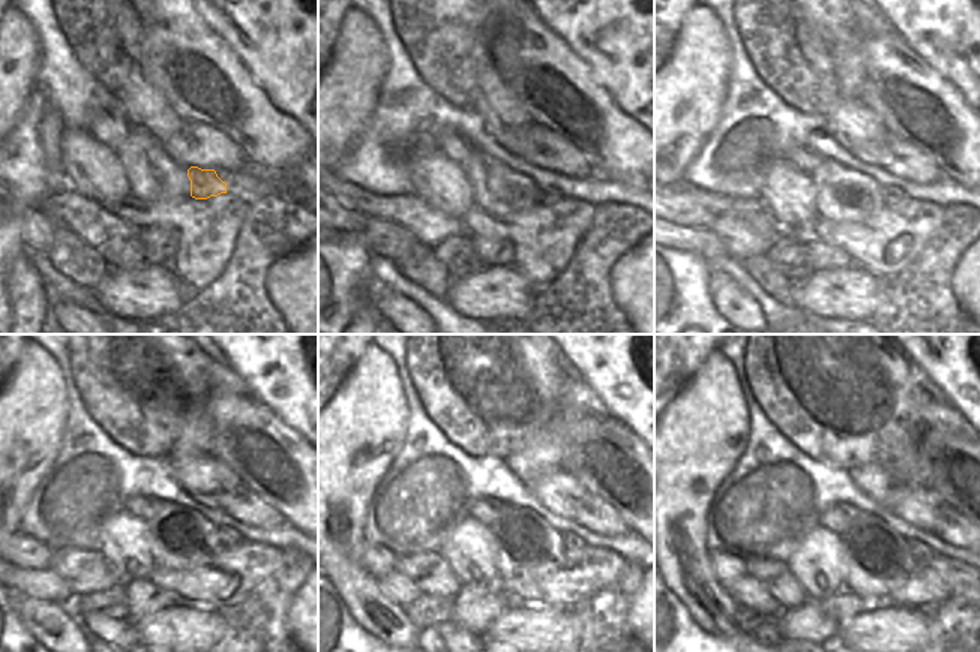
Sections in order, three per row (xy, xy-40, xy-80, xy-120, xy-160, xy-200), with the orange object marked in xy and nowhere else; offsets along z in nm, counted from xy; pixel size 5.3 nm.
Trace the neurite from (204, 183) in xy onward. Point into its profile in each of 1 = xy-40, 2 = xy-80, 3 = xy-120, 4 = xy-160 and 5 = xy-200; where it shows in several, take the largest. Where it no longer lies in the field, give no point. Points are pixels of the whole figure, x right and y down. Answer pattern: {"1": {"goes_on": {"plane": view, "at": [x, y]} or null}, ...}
{"1": {"goes_on": {"plane": "xy-40", "at": [556, 195]}}, "2": {"goes_on": {"plane": "xy-80", "at": [892, 197]}}, "3": {"goes_on": {"plane": "xy-120", "at": [228, 537]}}, "4": {"goes_on": {"plane": "xy-160", "at": [574, 546]}}, "5": {"goes_on": {"plane": "xy-200", "at": [923, 553]}}}

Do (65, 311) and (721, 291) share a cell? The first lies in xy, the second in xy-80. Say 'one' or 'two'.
one

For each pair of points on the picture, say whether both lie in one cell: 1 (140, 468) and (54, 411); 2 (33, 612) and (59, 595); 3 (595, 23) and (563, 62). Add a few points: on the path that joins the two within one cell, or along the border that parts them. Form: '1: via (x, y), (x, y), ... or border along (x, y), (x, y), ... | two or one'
1: border along (65, 384), (66, 421), (59, 453) | two
2: border along (17, 591), (60, 604) | two
3: border along (547, 26), (586, 63), (595, 77) | two

